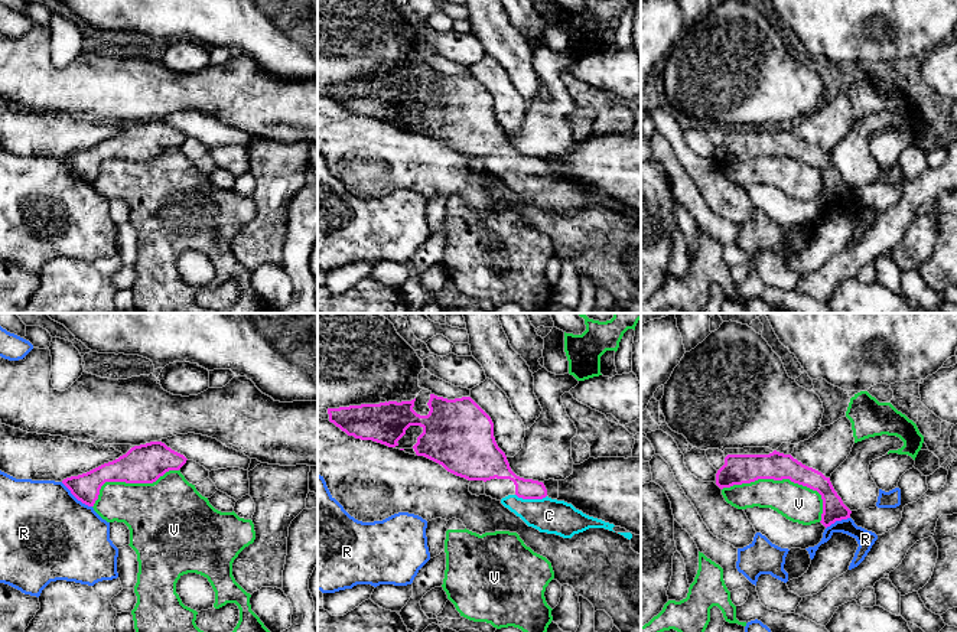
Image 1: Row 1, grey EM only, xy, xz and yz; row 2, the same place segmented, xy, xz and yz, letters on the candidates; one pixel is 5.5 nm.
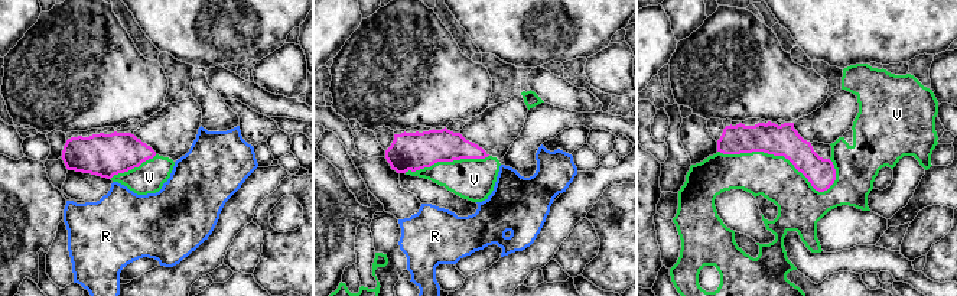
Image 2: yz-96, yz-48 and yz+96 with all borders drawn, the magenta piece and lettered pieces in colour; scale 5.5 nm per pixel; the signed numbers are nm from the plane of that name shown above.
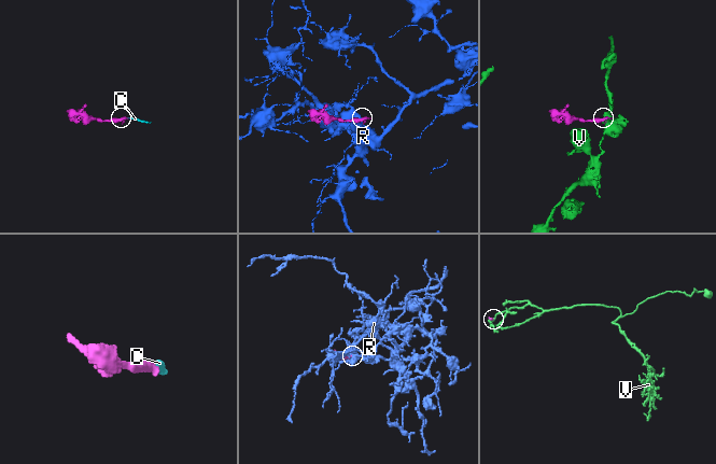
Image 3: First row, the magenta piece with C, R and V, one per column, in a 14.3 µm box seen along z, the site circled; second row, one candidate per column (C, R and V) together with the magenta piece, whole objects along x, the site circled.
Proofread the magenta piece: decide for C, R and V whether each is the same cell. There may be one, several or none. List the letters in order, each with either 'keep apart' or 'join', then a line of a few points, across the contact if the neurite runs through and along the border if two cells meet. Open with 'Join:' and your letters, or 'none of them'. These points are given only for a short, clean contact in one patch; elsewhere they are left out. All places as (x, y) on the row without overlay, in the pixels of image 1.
Join: C
C: join | xz (498, 145), (511, 152), (531, 175), (549, 192)
R: keep apart
V: keep apart

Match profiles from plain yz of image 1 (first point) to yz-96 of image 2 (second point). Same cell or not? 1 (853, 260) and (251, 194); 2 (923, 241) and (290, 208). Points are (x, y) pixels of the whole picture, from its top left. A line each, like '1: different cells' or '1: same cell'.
1: same cell
2: different cells

